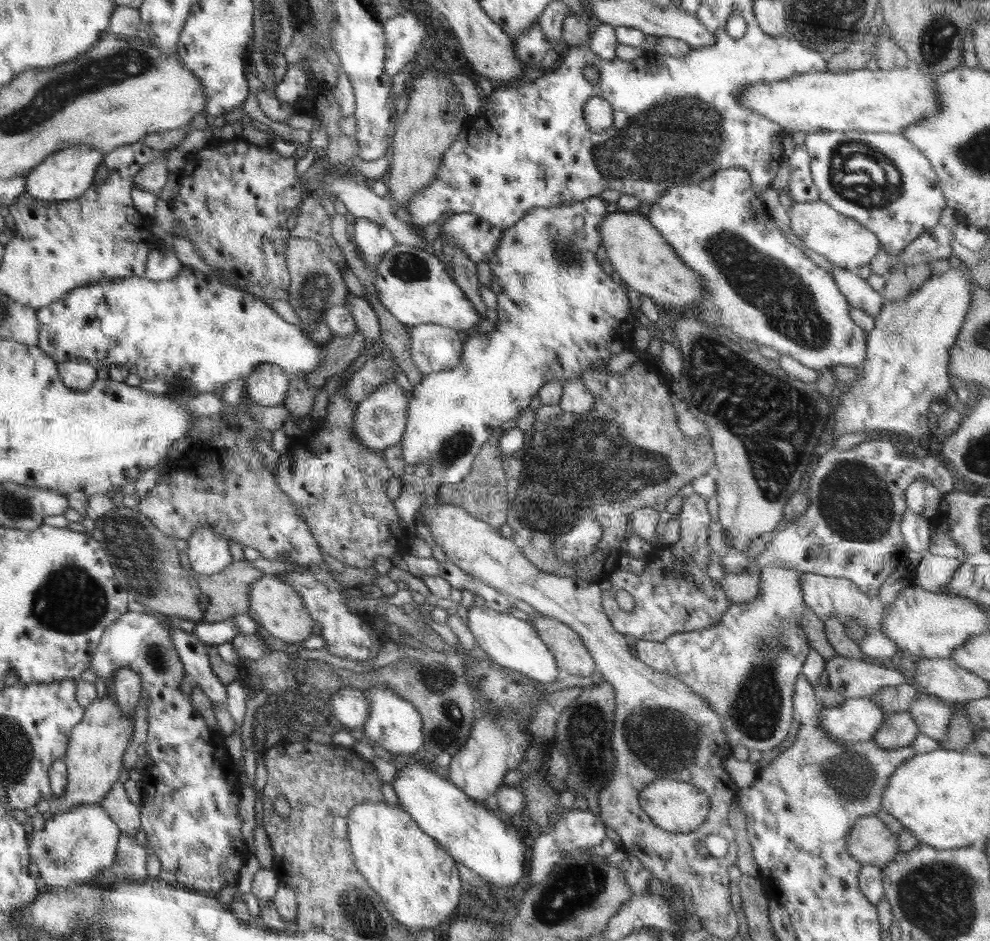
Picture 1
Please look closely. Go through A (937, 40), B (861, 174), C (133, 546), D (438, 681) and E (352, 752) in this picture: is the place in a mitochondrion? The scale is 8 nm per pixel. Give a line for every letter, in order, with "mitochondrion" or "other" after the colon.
A: mitochondrion
B: mitochondrion
C: mitochondrion
D: mitochondrion
E: other

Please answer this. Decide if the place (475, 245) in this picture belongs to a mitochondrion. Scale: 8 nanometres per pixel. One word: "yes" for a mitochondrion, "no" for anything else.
no

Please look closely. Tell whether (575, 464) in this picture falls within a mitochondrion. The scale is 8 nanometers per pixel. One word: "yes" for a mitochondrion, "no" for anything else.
yes

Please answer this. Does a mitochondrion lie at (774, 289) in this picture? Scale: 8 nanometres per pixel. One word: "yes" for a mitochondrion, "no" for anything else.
yes

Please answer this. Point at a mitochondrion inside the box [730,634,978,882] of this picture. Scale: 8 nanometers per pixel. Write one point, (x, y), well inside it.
(849, 778)

